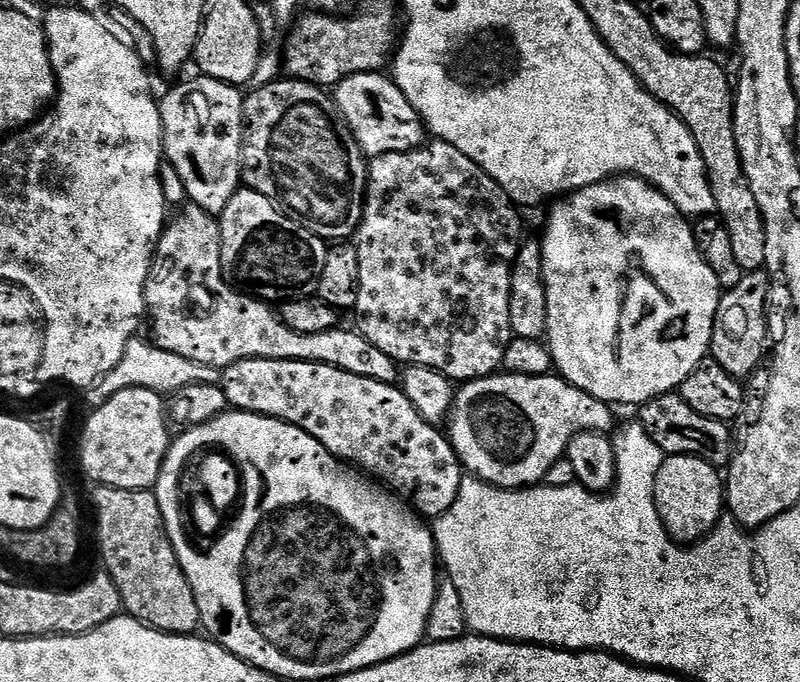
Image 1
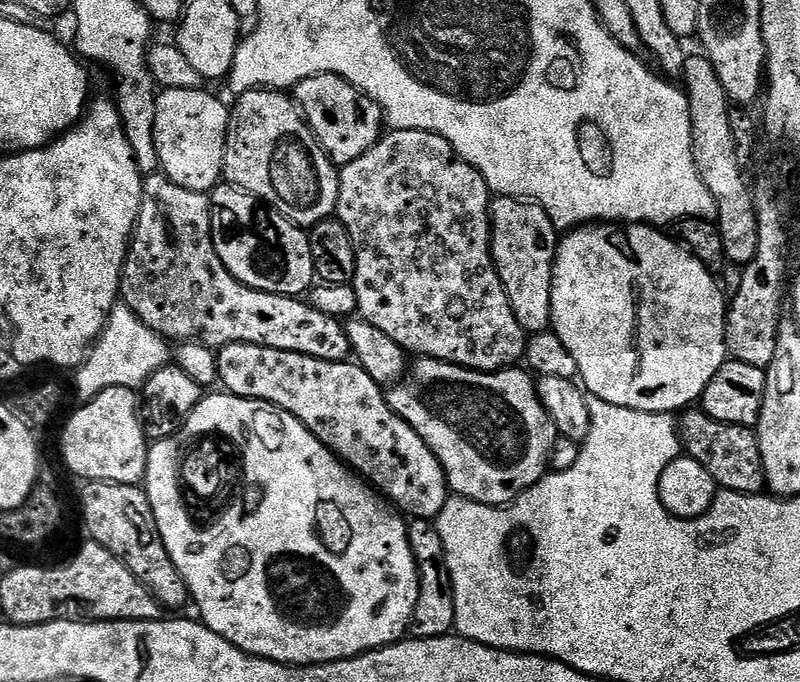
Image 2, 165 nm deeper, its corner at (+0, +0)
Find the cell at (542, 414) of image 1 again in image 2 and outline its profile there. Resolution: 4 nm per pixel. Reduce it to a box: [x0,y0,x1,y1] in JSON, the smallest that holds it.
[386,358,557,506]

